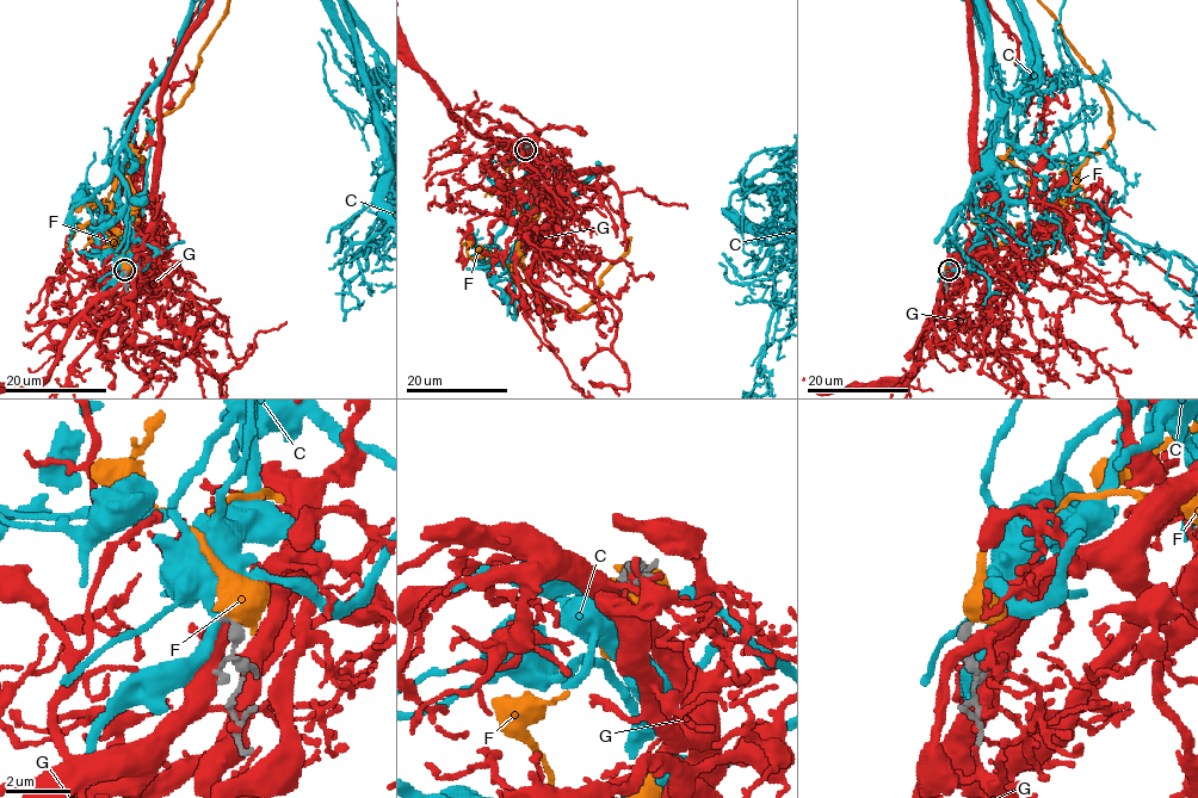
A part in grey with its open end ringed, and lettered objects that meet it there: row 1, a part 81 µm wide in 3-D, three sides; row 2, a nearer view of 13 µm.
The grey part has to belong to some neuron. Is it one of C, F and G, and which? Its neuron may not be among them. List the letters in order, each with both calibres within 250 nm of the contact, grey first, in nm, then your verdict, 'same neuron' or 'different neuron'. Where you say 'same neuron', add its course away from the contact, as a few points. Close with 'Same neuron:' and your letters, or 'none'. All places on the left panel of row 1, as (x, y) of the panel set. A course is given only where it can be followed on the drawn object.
C: 200/300 nm | different neuron
F: 320/750 nm | different neuron
G: 140/550 nm | different neuron
Same neuron: none

